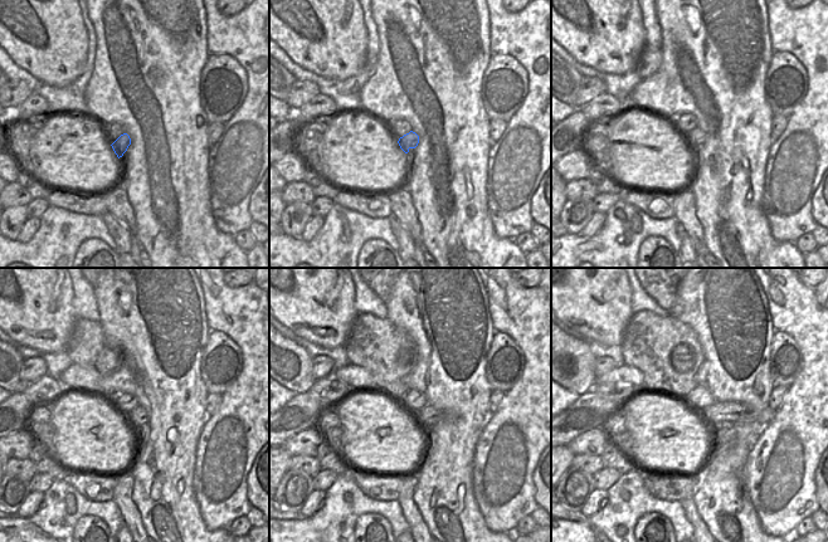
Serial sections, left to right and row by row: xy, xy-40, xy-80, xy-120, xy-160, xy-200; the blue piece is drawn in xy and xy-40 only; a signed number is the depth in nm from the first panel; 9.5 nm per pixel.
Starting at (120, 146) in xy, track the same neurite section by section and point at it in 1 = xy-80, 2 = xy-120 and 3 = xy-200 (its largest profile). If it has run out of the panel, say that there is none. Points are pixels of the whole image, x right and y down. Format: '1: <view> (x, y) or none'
1: xy-80 (696, 137)
2: xy-120 (139, 416)
3: xy-200 (720, 411)

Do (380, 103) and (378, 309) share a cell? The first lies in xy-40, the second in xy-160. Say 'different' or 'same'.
different

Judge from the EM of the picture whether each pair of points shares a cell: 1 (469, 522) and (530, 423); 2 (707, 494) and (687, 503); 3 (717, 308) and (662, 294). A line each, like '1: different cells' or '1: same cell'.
1: different cells
2: different cells
3: different cells

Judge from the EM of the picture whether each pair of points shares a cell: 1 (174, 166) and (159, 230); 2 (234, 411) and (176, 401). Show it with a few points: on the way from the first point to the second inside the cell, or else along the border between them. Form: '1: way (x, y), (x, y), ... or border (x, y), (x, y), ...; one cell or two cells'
1: way (169, 182), (169, 214); one cell
2: border (206, 416), (196, 444); two cells

